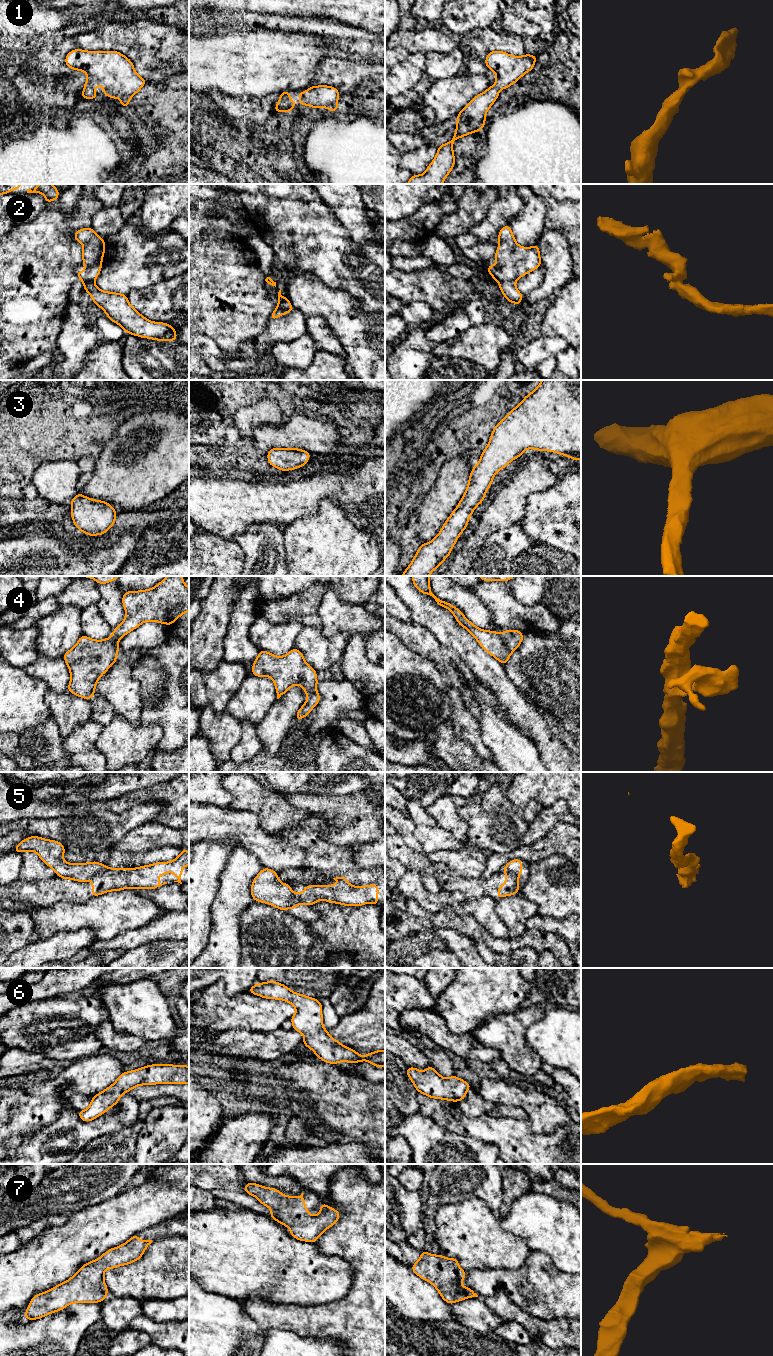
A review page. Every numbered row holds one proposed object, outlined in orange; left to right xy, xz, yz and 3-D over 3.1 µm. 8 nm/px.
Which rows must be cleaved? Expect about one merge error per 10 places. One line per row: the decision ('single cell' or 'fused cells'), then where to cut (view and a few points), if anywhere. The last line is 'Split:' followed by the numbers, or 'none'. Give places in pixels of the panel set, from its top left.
1: single cell; cut none
2: fused cells; cut yz (515, 280), (501, 280), (499, 282)
3: single cell; cut none
4: single cell; cut none
5: fused cells; cut xy (105, 866), (90, 878)
6: single cell; cut none
7: single cell; cut none
Split: 2, 5

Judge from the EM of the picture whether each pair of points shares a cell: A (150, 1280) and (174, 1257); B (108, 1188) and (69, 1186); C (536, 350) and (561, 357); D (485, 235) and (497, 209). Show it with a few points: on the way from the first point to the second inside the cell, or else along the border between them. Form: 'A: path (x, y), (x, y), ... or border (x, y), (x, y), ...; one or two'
A: path (156, 1275), (168, 1263); one
B: path (98, 1188), (79, 1186); one
C: border (569, 346), (555, 356); two
D: path (488, 229), (497, 218), (497, 215); one

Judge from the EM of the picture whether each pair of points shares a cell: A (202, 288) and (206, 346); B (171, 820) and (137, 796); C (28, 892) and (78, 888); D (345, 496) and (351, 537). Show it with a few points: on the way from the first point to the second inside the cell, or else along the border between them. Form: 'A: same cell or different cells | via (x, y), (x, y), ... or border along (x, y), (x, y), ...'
A: different cells | border along (199, 334), (209, 336), (221, 353)
B: same cell | via (171, 808), (171, 804), (162, 795), (149, 795)
C: same cell | via (40, 893), (46, 890), (66, 890)
D: different cells | border along (333, 501), (361, 531), (367, 533)

